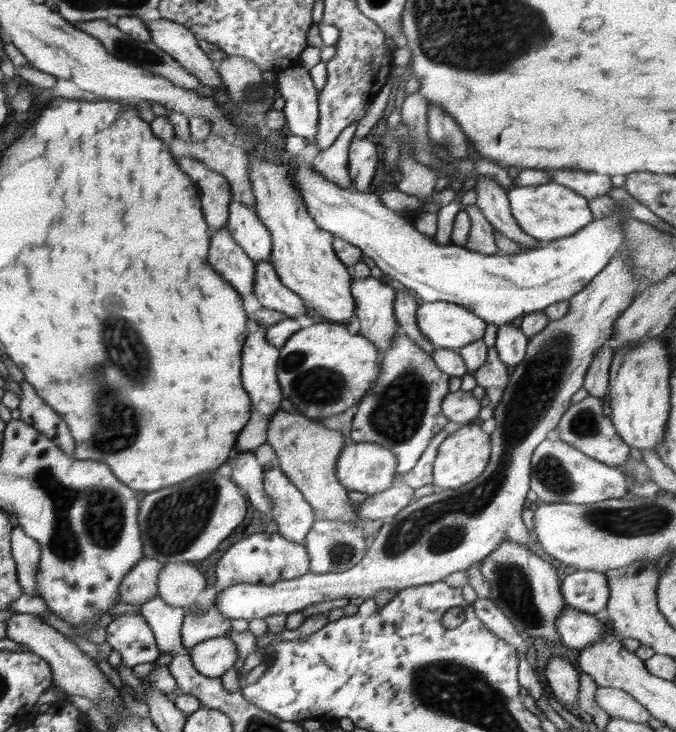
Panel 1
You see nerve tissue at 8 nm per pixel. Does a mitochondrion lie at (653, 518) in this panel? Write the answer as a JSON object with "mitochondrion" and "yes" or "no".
{"mitochondrion":"yes"}

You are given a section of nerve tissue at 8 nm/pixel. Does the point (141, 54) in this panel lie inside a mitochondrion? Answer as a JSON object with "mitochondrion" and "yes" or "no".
{"mitochondrion":"yes"}

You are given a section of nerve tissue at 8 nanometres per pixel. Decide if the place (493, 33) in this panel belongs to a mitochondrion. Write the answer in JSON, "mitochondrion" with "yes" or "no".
{"mitochondrion":"yes"}

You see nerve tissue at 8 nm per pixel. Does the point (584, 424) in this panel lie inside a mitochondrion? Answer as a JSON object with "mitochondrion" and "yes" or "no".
{"mitochondrion":"yes"}

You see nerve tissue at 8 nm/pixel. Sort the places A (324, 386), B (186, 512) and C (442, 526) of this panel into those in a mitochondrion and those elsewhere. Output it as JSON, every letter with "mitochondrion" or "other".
{"A":"mitochondrion","B":"mitochondrion","C":"mitochondrion"}

